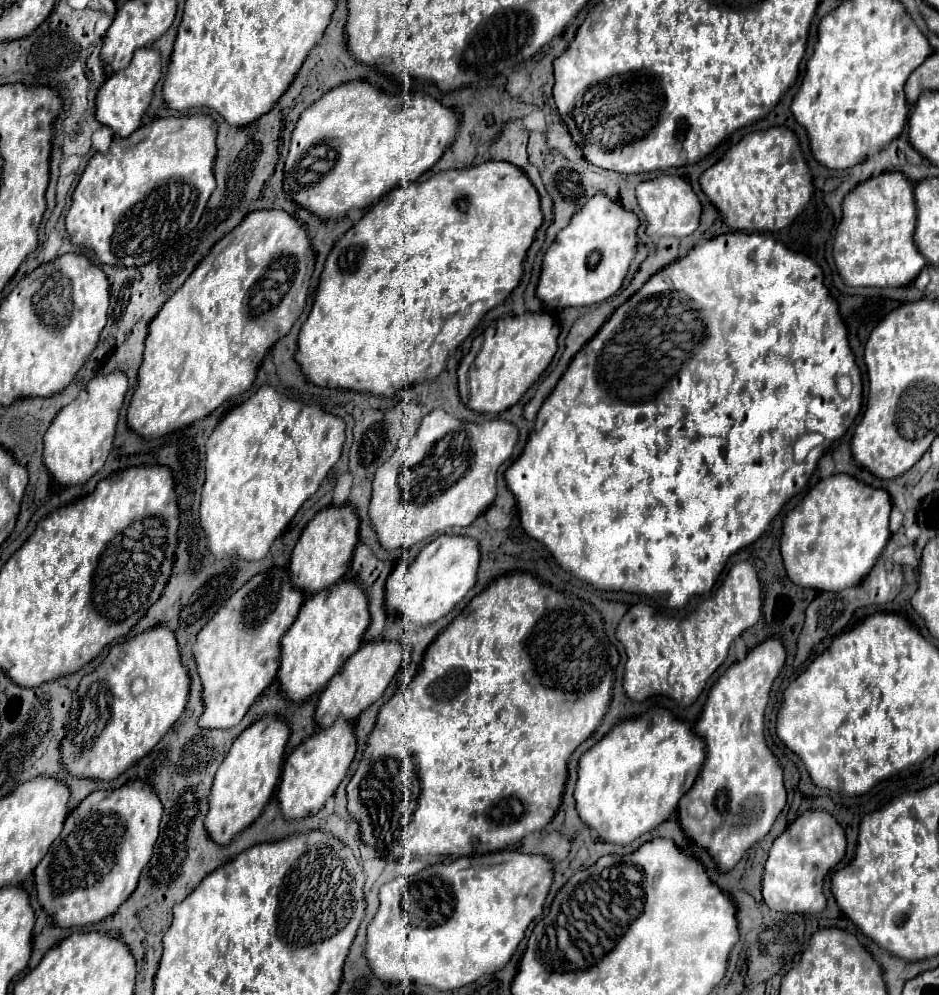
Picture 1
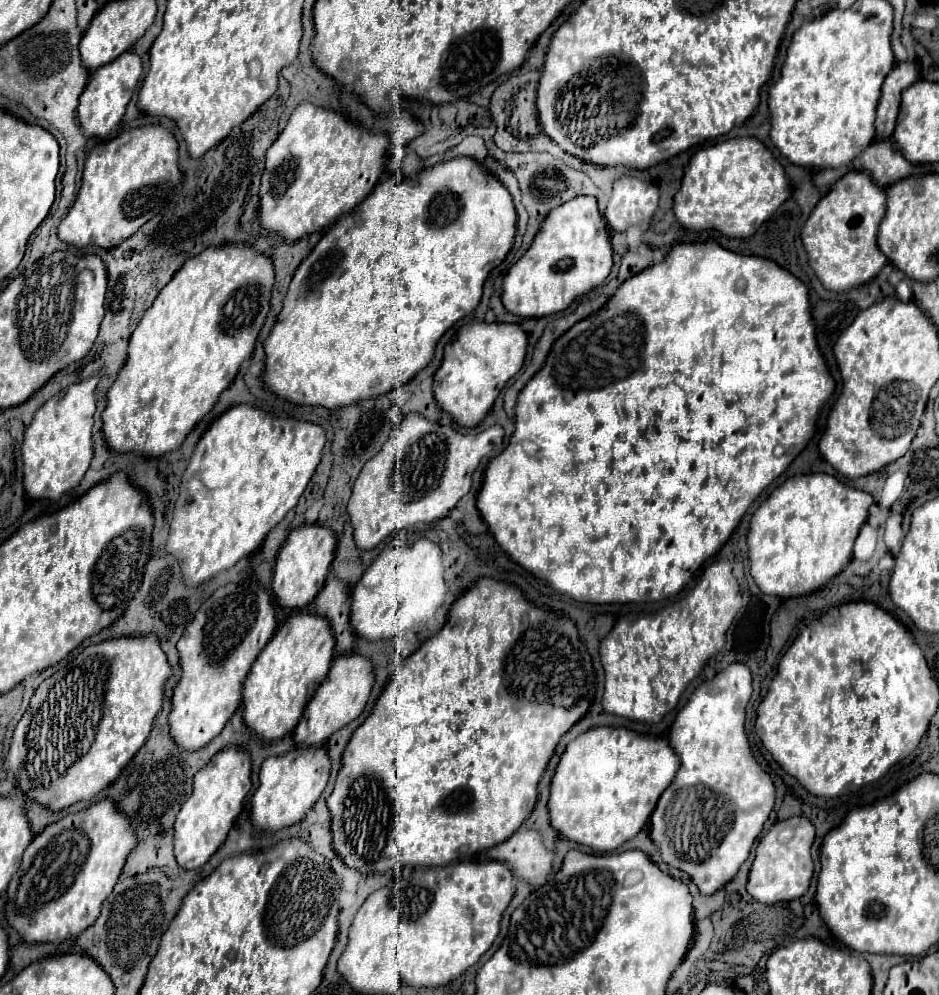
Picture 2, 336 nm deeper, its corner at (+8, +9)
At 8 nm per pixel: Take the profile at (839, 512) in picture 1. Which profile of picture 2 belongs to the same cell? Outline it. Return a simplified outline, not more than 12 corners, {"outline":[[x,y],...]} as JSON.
{"outline":[[828,474],[752,514],[764,594],[818,590],[852,558],[872,496]]}

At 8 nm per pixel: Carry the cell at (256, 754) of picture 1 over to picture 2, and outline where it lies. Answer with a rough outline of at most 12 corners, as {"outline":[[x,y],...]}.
{"outline":[[218,752],[174,822],[184,870],[224,844],[250,788],[250,756]]}

